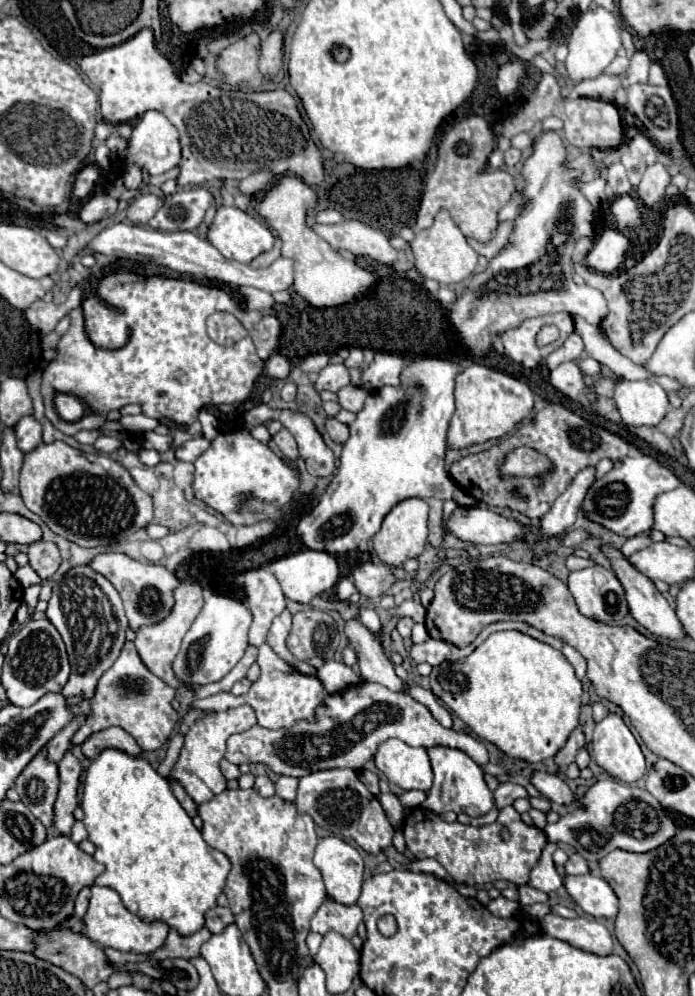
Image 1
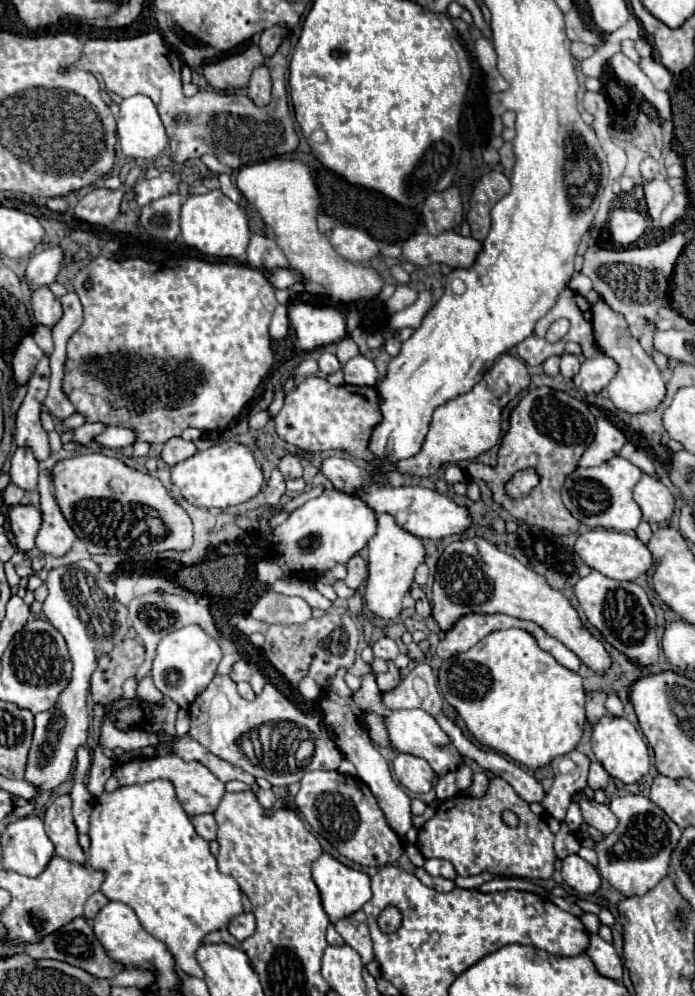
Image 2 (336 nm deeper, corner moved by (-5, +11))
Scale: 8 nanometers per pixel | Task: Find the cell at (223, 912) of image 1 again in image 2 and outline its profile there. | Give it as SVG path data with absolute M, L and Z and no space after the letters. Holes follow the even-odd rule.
M241 912L241 914L237 914L237 916L231 918L227 930L229 930L239 942L243 942L243 940L249 938L249 936L253 934L253 930L255 930L255 916L253 916L251 912Z

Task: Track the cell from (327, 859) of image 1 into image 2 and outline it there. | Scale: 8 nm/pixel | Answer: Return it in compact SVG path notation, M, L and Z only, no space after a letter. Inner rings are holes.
M323 852L313 862L313 880L315 880L315 884L321 892L323 908L325 908L331 922L337 922L339 918L345 918L345 916L357 912L357 910L361 910L361 906L365 902L369 902L369 898L371 898L371 880L369 880L369 876L365 872L359 872L355 868L349 868L349 866L341 864L329 852Z

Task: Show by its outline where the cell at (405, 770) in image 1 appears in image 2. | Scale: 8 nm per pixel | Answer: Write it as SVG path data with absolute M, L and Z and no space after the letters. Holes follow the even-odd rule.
M403 752L395 756L393 772L397 780L401 782L401 786L405 786L407 790L415 794L429 792L435 782L435 772L429 766L429 762L425 762L423 758L411 756L411 754L403 754Z

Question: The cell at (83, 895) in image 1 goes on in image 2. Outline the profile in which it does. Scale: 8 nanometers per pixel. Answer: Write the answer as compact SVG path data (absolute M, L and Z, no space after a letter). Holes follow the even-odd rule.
M95 892L93 896L89 896L89 900L85 902L85 918L91 920L97 914L97 910L101 910L101 906L105 906L105 902L109 902L109 900L105 898L103 892Z

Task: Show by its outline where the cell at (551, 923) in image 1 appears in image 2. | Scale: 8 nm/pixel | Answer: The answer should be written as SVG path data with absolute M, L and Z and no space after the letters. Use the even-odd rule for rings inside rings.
M589 934L589 948L587 948L587 954L593 958L593 964L597 966L597 970L601 970L601 974L605 974L607 978L622 979L622 959L617 956L613 944L605 942L599 934Z

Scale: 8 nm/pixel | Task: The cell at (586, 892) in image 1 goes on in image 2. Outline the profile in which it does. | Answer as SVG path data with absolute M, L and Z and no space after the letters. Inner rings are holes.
M567 856L563 860L563 880L579 894L579 896L591 896L599 890L601 886L601 876L599 872L585 862L579 856Z

